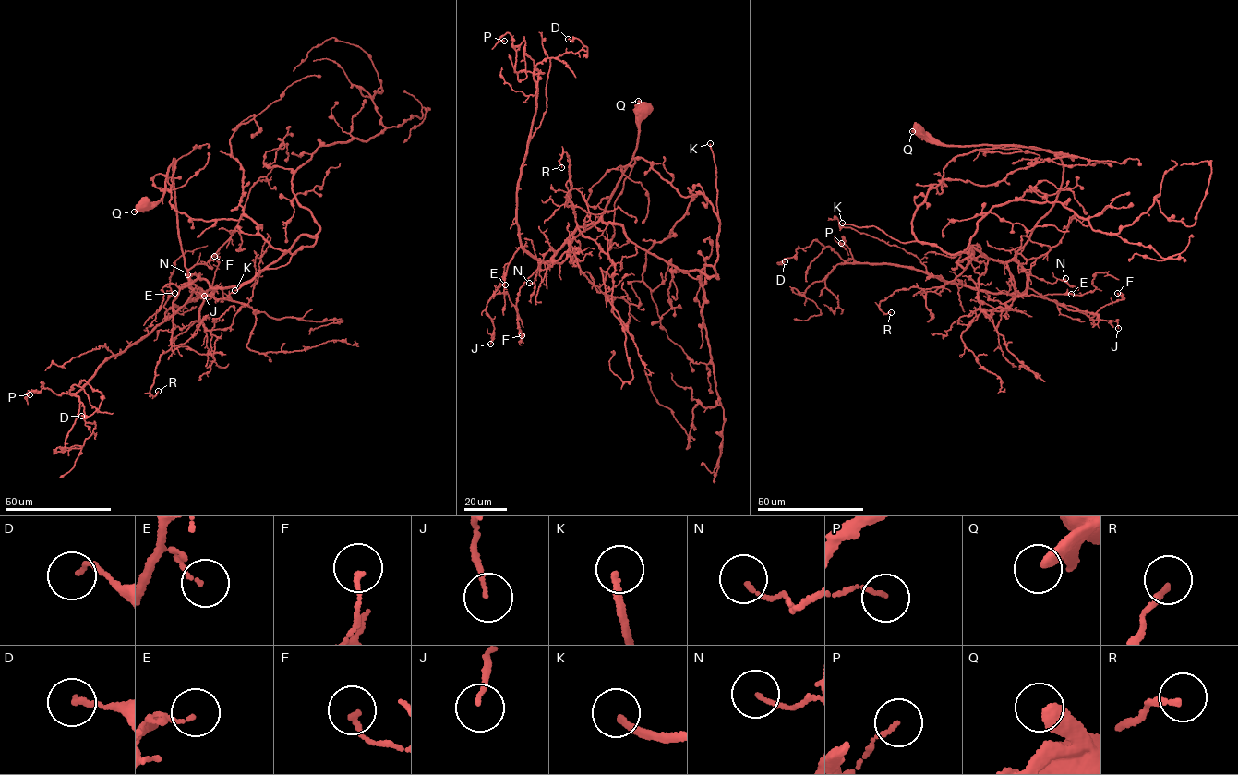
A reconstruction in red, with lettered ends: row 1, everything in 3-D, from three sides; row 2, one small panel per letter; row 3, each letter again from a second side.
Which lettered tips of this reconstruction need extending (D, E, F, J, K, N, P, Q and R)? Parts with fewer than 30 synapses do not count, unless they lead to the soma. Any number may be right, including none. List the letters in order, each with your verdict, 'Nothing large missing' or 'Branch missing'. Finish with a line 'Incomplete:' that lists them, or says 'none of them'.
D: Nothing large missing
E: Nothing large missing
F: Nothing large missing
J: Nothing large missing
K: Branch missing
N: Nothing large missing
P: Nothing large missing
Q: Nothing large missing
R: Nothing large missing
Incomplete: K

